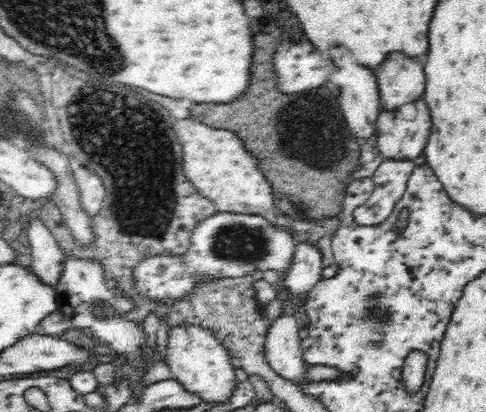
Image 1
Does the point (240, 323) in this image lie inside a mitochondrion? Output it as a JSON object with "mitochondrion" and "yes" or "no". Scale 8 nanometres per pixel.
{"mitochondrion":"no"}

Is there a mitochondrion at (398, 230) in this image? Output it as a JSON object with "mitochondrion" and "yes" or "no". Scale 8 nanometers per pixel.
{"mitochondrion":"no"}

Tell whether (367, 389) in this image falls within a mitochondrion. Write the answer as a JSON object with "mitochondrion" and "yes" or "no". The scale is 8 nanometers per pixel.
{"mitochondrion":"no"}

